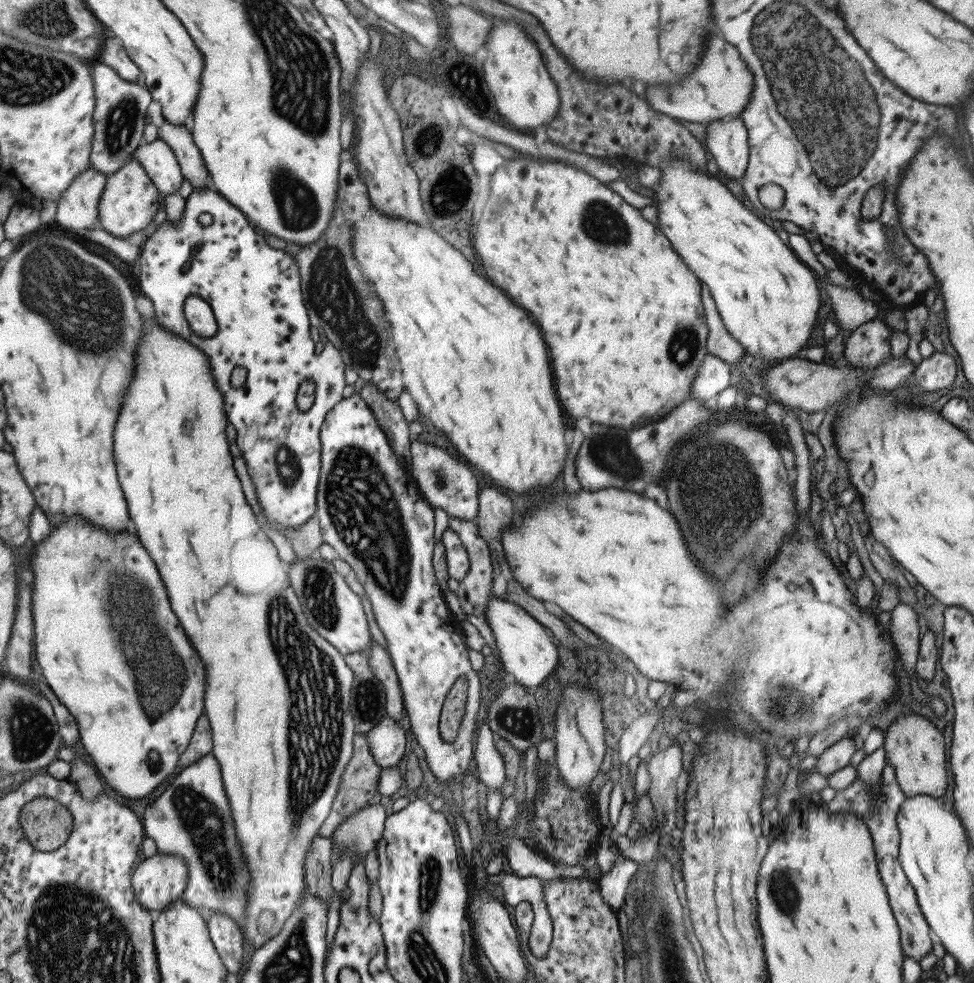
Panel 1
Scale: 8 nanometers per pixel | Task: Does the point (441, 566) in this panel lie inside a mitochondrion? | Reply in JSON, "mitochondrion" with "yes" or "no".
{"mitochondrion":"no"}

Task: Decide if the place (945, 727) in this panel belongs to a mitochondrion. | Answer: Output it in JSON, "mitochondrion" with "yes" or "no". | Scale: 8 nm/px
{"mitochondrion":"no"}

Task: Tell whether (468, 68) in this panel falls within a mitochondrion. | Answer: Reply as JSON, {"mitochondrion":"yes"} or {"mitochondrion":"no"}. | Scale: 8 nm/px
{"mitochondrion":"yes"}

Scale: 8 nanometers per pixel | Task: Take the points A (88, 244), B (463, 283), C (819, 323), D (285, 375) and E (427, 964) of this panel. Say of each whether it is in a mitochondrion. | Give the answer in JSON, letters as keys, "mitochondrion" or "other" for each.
{"A":"mitochondrion","B":"other","C":"other","D":"other","E":"mitochondrion"}

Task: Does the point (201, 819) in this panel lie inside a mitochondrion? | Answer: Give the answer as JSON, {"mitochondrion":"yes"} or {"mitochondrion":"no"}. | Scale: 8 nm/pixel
{"mitochondrion":"yes"}

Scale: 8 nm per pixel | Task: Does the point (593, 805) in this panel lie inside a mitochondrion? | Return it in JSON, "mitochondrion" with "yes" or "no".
{"mitochondrion":"no"}

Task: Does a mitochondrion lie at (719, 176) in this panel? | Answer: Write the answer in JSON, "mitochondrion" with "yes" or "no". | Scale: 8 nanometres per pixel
{"mitochondrion":"no"}

